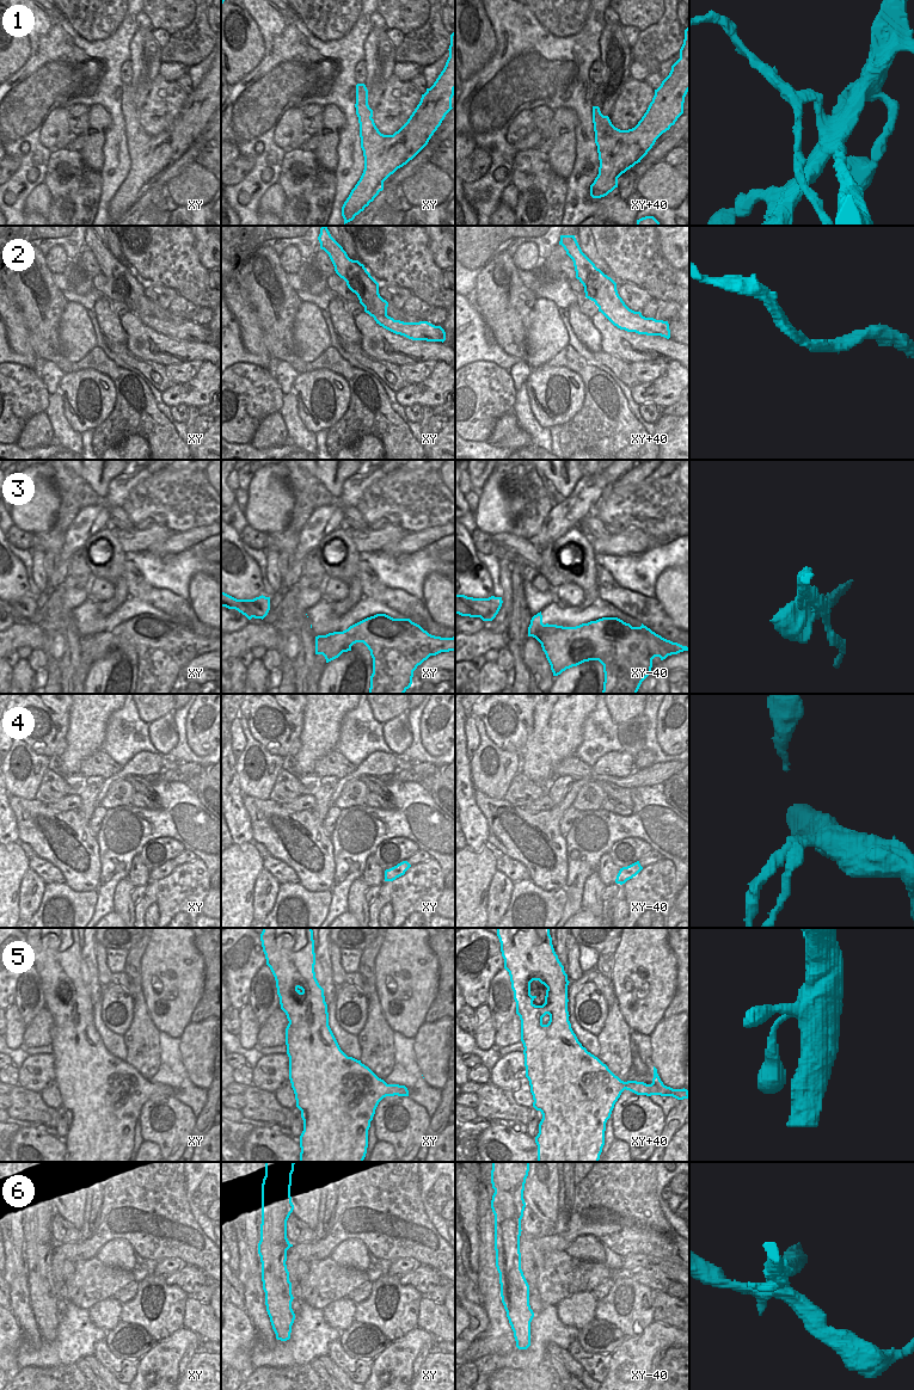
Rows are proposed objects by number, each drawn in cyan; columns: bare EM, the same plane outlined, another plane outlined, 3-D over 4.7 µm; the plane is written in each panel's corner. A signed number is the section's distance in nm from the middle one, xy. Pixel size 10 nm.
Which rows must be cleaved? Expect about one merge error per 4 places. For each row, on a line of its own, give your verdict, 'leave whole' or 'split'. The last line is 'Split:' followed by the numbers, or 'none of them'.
1: split
2: leave whole
3: split
4: split
5: leave whole
6: split
Split: 1, 3, 4, 6

